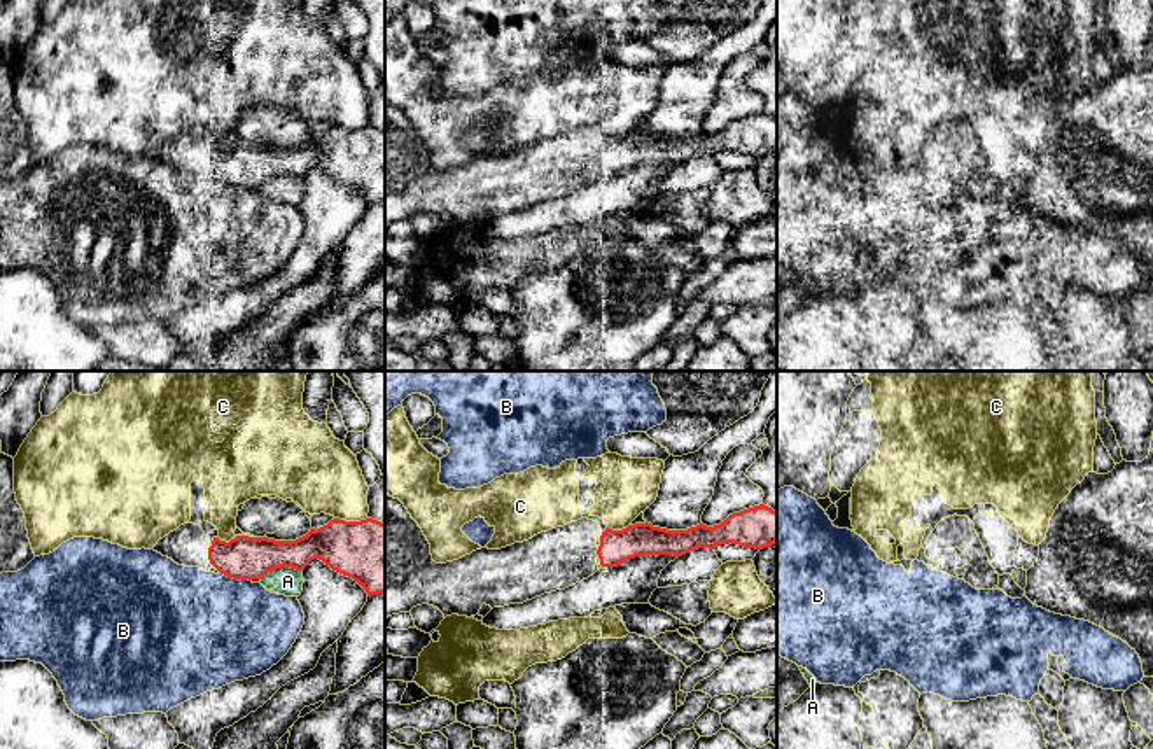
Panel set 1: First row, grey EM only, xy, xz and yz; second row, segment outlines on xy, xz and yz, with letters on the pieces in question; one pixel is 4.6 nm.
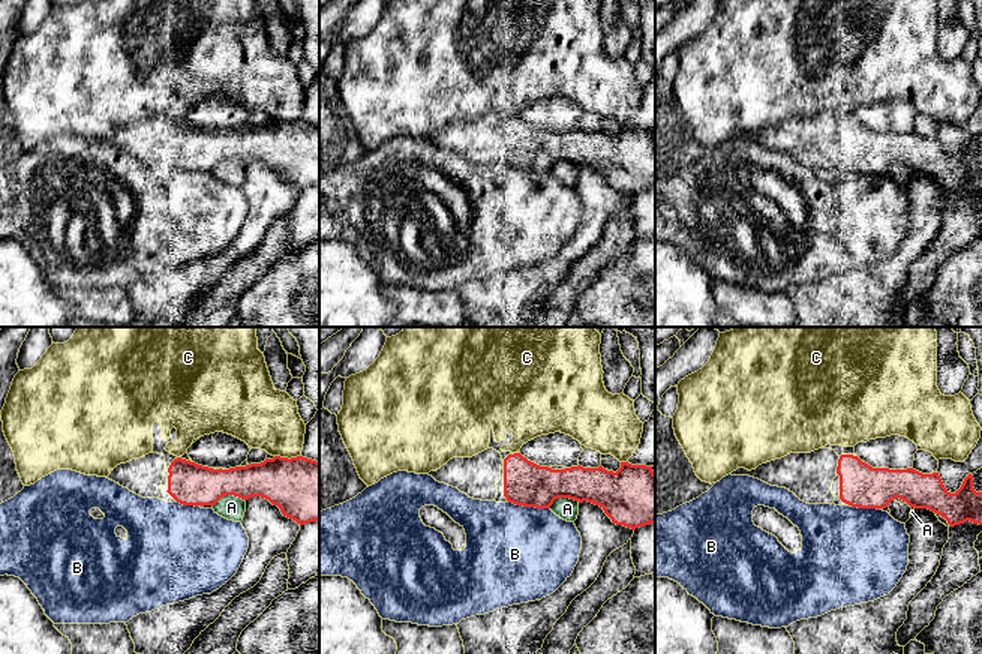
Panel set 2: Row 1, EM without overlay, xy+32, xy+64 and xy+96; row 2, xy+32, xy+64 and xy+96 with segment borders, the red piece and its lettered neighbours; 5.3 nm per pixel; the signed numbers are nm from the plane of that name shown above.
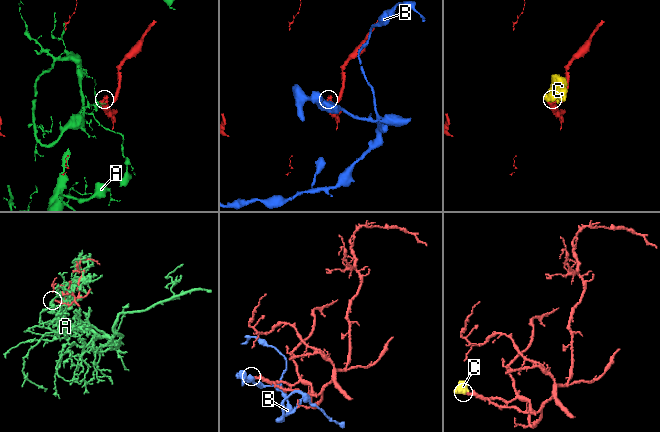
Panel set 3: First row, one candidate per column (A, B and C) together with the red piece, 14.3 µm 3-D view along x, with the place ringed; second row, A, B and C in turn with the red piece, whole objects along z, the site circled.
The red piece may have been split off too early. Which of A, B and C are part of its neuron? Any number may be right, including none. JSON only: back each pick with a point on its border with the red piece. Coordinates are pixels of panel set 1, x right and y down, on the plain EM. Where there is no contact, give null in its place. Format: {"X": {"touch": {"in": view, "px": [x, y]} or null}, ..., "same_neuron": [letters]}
{"same_neuron": []}

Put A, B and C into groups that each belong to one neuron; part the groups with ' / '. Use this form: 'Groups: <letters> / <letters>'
Groups: A / B / C

